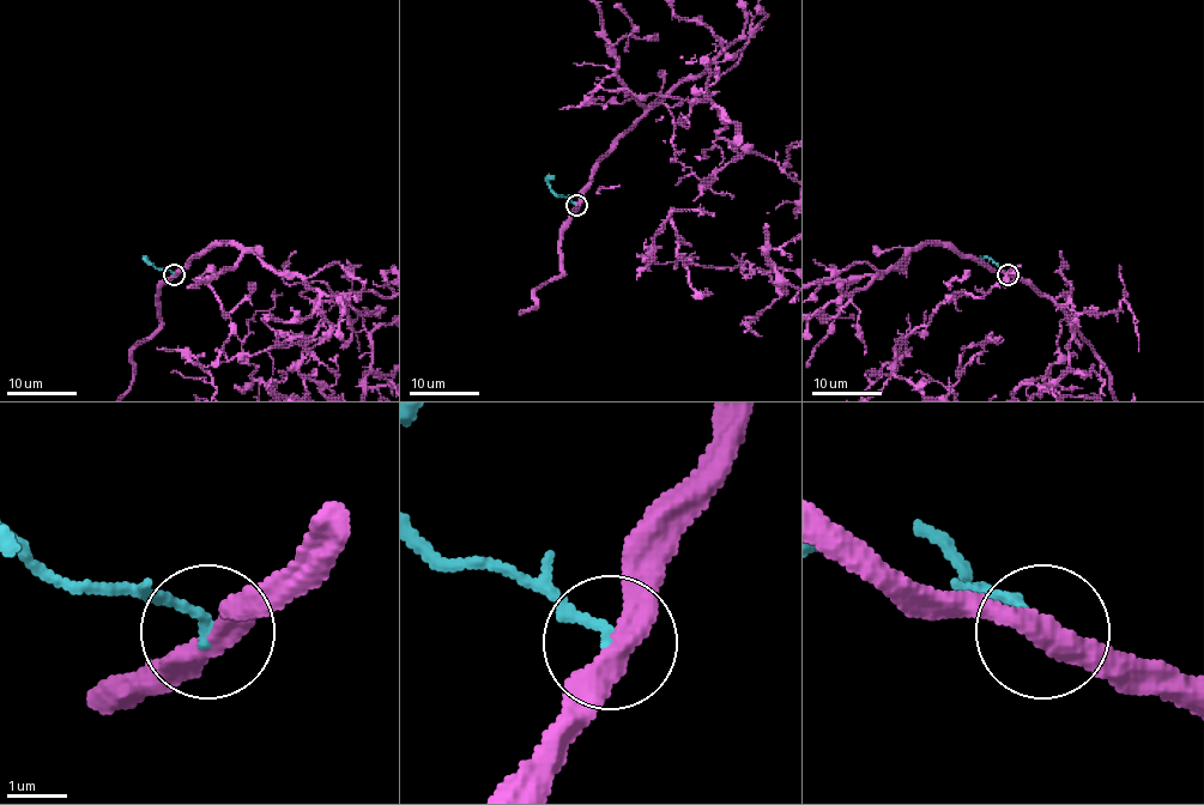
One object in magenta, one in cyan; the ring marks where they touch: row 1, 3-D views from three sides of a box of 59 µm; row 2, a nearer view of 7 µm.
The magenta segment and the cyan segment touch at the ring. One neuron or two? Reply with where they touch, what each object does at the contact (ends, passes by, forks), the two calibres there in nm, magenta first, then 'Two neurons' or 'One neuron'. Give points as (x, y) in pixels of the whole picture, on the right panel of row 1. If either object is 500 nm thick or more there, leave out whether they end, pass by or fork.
Place: (1008, 274). At the ring magenta passes by. At the ring cyan ends. Thickness 400 nm (magenta) against 170 nm. Two neurons

